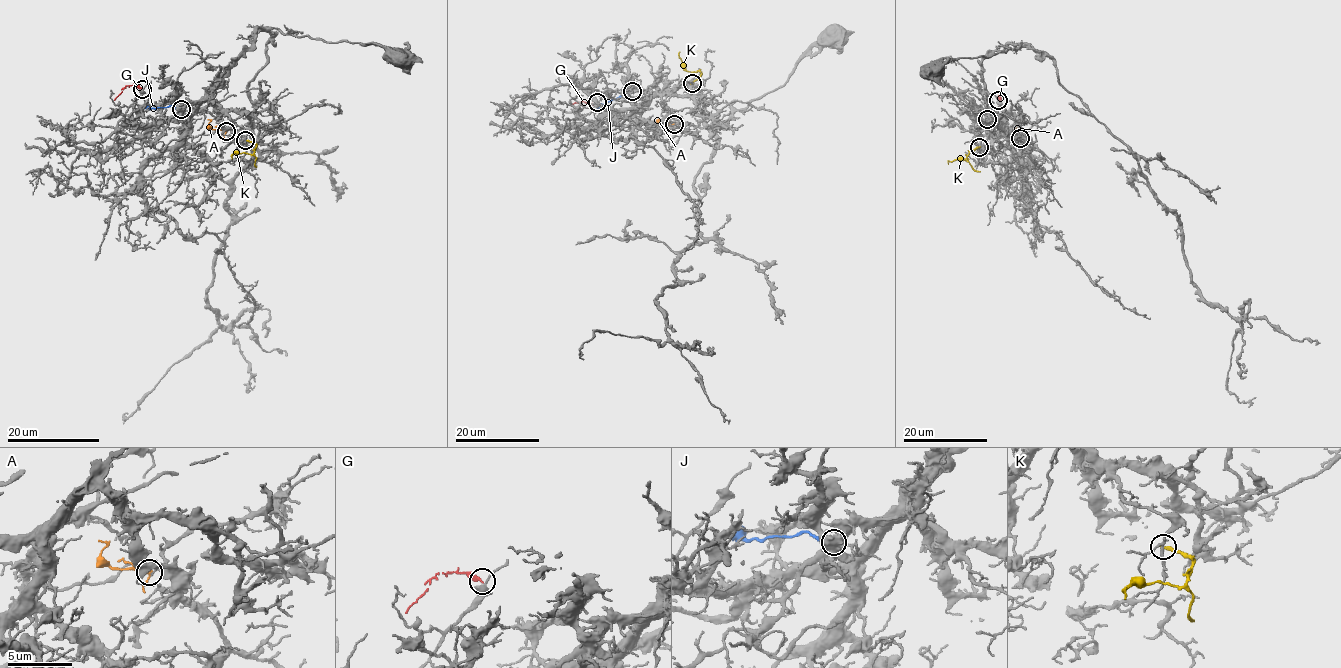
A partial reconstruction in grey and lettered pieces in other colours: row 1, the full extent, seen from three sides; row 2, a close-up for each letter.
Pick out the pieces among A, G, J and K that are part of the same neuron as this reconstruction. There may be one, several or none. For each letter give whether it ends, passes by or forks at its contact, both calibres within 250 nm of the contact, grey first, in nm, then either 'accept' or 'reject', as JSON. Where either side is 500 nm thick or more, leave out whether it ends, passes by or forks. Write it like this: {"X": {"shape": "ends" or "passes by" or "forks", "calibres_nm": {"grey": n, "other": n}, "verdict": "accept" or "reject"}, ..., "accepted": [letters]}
{"A": {"shape": "passes by", "calibres_nm": {"grey": 190, "other": 130}, "verdict": "reject"}, "G": {"shape": "ends", "calibres_nm": {"grey": 480, "other": 240}, "verdict": "reject"}, "J": {"calibres_nm": {"grey": 500, "other": 190}, "verdict": "reject"}, "K": {"shape": "ends", "calibres_nm": {"grey": 180, "other": 280}, "verdict": "reject"}, "accepted": []}

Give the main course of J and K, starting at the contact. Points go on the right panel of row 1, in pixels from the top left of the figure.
J: (987, 118), (1004, 115)
K: (978, 147), (971, 151), (967, 160), (956, 159), (948, 164)

